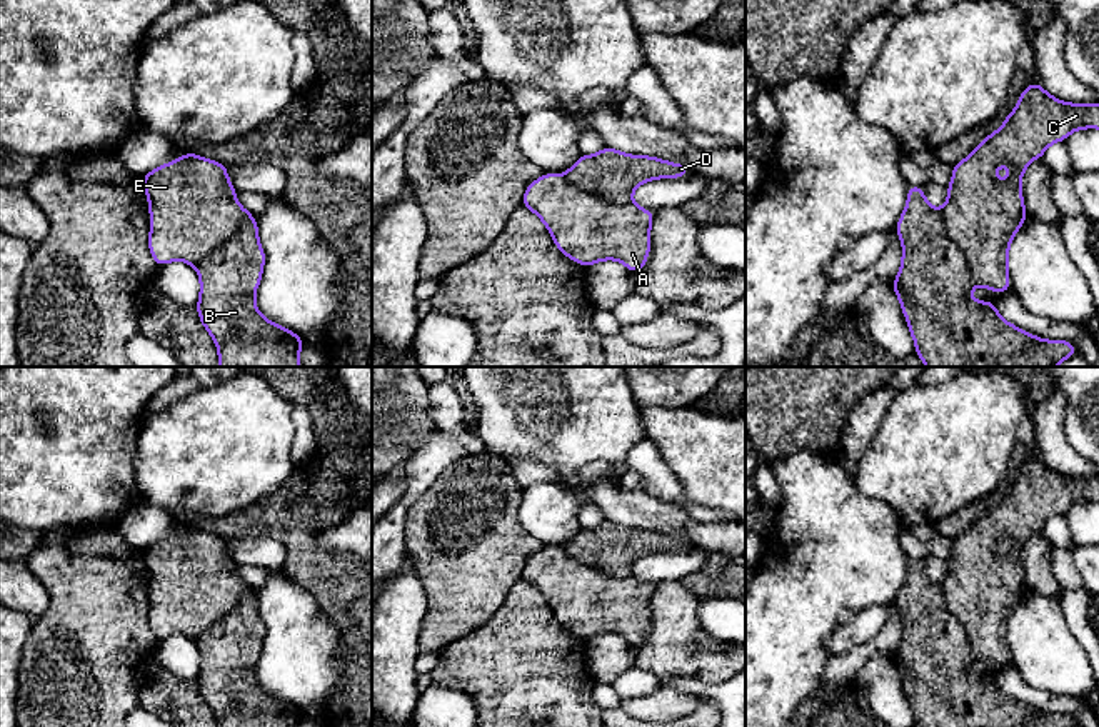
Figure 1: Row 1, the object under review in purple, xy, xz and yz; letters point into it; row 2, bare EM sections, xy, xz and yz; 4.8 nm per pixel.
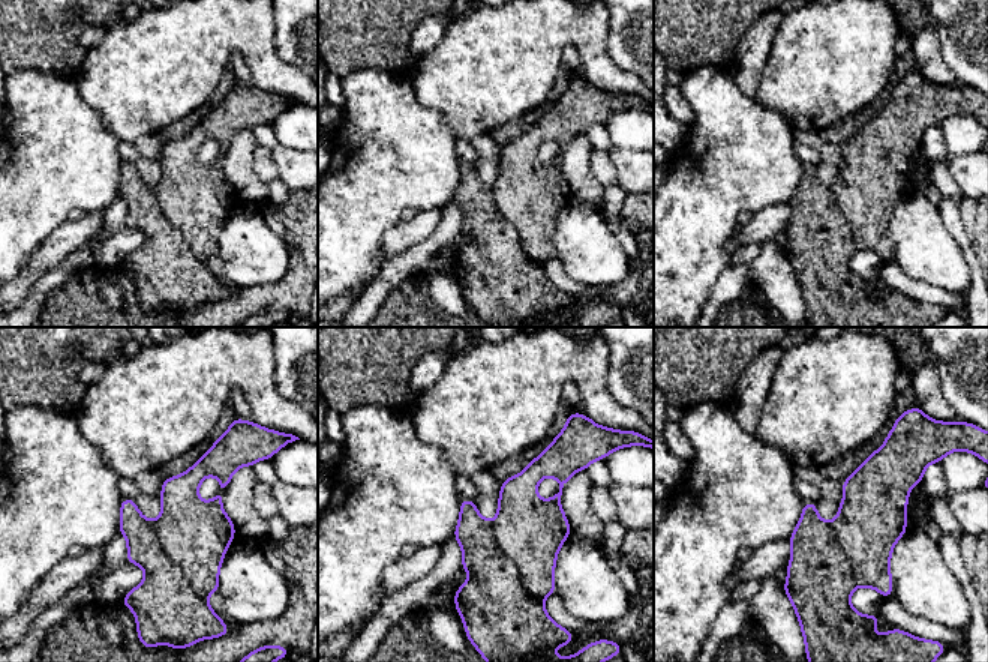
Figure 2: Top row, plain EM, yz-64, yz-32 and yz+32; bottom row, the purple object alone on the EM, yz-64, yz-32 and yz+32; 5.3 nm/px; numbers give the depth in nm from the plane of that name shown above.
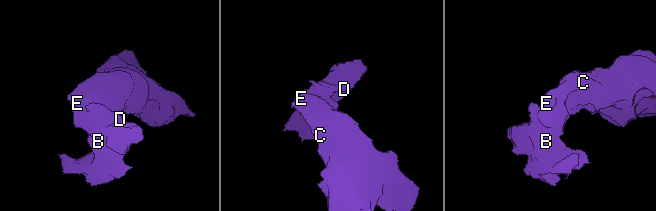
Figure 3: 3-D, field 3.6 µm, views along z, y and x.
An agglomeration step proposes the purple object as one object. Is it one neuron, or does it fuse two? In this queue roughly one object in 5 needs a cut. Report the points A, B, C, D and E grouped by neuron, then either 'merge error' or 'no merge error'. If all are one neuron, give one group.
A B C D E; no merge error

